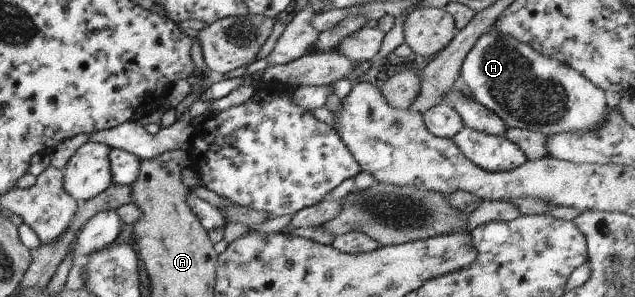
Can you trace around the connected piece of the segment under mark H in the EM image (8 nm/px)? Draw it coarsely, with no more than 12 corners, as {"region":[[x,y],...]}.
{"region":[[499,34],[460,69],[507,127],[589,132],[605,94],[555,56]]}

